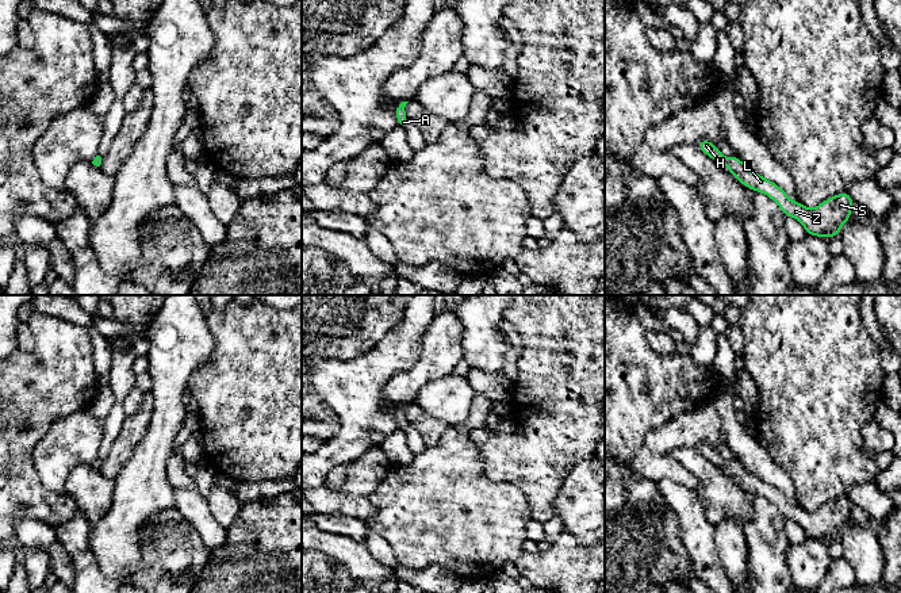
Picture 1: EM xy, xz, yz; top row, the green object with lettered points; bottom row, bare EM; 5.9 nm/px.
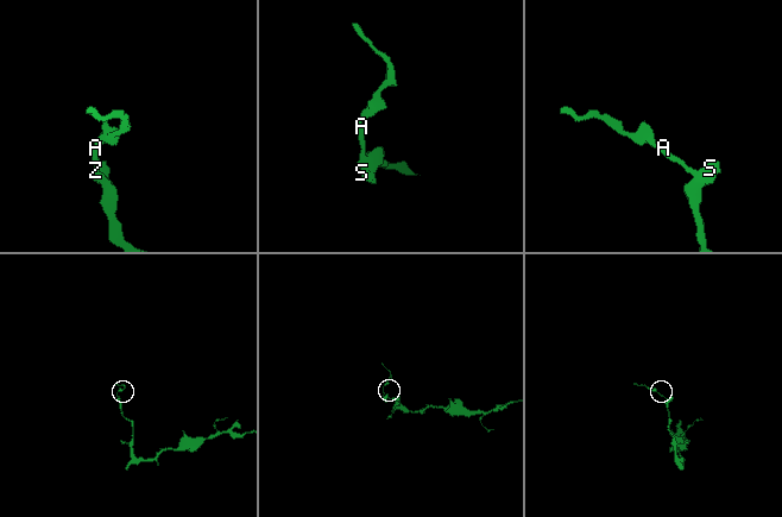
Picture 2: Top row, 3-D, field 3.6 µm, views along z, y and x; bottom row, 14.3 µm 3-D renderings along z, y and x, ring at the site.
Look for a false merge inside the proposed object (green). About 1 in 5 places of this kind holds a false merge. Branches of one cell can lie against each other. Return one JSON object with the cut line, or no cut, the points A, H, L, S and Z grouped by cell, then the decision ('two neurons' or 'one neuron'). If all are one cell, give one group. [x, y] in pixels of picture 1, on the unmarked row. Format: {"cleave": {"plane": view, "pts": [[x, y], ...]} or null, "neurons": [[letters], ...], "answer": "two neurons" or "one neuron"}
{"cleave": null, "neurons": [["A", "H", "L", "S", "Z"]], "answer": "one neuron"}

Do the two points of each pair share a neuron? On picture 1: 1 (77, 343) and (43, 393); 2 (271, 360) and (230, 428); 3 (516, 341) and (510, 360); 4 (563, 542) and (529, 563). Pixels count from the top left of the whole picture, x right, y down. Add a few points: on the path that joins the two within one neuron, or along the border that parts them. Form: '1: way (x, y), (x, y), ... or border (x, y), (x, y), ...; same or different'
1: way (65, 355), (58, 374), (52, 381); same
2: way (271, 377), (241, 408), (241, 412); same
3: way (516, 345), (512, 356); same
4: way (556, 550), (543, 563), (537, 563); same

